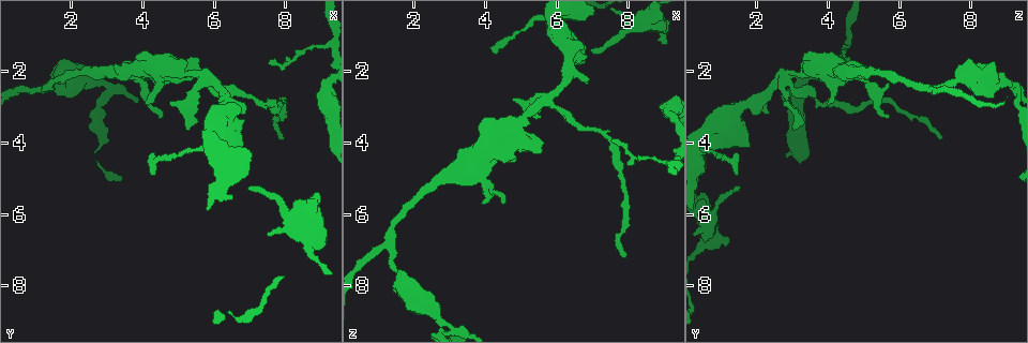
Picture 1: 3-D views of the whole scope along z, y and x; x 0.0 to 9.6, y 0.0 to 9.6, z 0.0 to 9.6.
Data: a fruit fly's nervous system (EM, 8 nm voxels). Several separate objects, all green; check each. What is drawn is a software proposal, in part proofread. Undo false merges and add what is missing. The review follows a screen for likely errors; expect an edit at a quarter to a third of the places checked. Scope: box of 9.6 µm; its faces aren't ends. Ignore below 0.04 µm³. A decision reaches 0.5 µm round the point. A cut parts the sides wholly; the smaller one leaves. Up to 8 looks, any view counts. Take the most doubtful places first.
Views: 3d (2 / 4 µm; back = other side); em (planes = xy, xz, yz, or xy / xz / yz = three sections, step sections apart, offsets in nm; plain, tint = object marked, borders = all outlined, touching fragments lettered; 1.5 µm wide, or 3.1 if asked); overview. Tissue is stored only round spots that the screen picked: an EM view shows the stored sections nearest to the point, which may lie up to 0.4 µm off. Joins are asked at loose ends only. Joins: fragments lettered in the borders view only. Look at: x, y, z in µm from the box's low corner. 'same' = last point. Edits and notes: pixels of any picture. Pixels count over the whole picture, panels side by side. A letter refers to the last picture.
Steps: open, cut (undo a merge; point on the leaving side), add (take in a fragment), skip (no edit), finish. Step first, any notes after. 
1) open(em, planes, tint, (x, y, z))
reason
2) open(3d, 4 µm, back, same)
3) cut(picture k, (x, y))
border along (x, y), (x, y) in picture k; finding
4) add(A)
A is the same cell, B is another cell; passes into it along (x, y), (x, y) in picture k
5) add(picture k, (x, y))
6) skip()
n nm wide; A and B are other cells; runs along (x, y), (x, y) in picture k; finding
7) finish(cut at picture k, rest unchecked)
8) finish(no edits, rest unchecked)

open(3d, 4 µm, (6.95, 5.30, 1.35))
tapers out

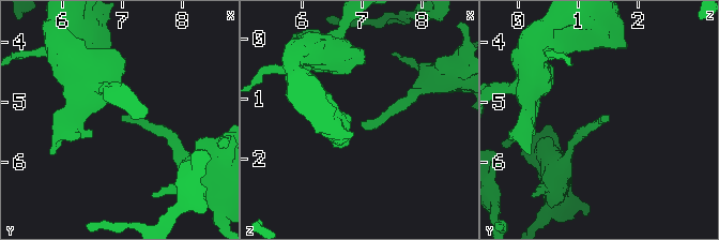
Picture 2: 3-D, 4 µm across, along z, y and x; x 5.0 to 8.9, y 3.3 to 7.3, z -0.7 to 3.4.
open(em, xz, step 4, tint, (6.95, 5.25, 1.45))

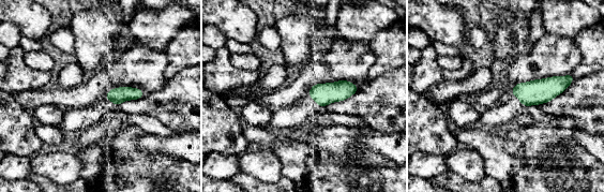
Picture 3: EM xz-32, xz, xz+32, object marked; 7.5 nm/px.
open(em, xz, step 4, borders, same)
see the neighbours

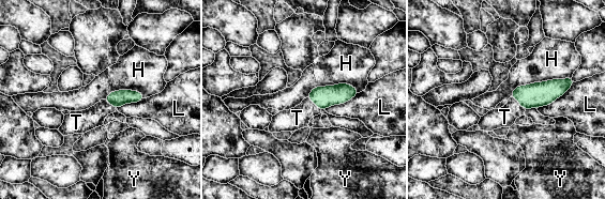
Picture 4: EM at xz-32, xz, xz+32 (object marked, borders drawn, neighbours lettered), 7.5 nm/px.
add(T)
T is the same cell, H, L and Y are other cells; it goes on there

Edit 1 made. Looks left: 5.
open(overview)
see it whole again

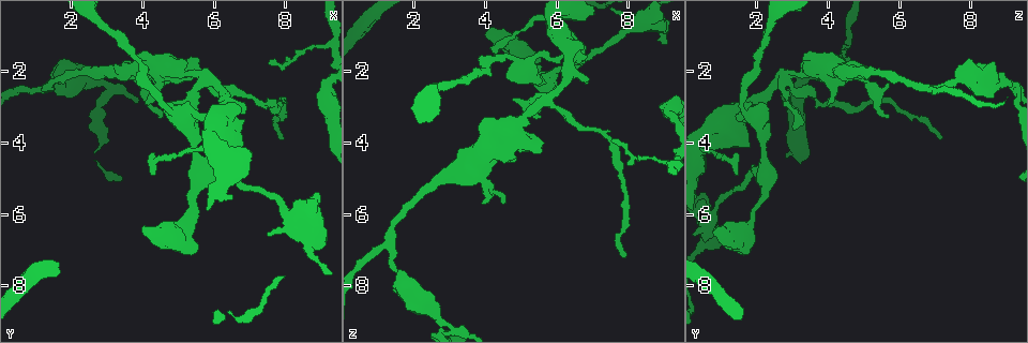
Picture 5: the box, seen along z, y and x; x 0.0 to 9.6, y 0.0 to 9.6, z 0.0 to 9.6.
open(em, yz, step 8, borders, (9.10, 2.35, 3.15))
abrupt turn

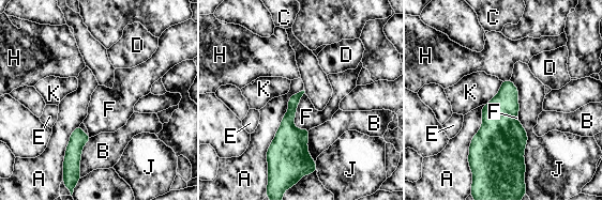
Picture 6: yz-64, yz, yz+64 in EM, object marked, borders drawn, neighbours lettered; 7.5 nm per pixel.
skip()
A touches over 600 nm; A, B, C, D, E, F, H, J and K are other cells; all the same cell

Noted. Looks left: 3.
open(em, planes, tint, (4.25, 4.90, 1.40))
branch stops here

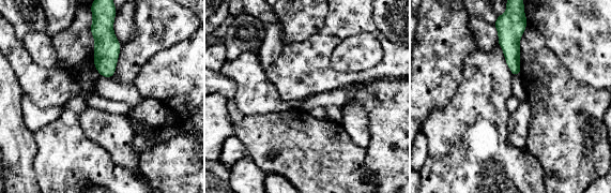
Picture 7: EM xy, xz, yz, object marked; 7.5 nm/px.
open(em, planes, borders, same)

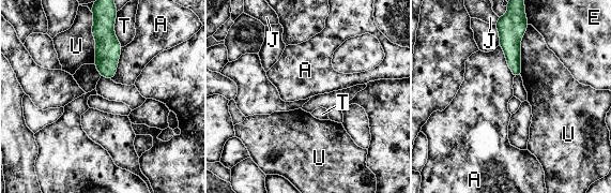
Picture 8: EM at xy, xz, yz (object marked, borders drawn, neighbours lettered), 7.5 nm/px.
skip()
A, E, J, T and U are other cells; border along (122, 47), (116, 73), (110, 78) in picture 8; none of them fits

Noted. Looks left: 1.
finish(add at picture 4, rest unchecked)

